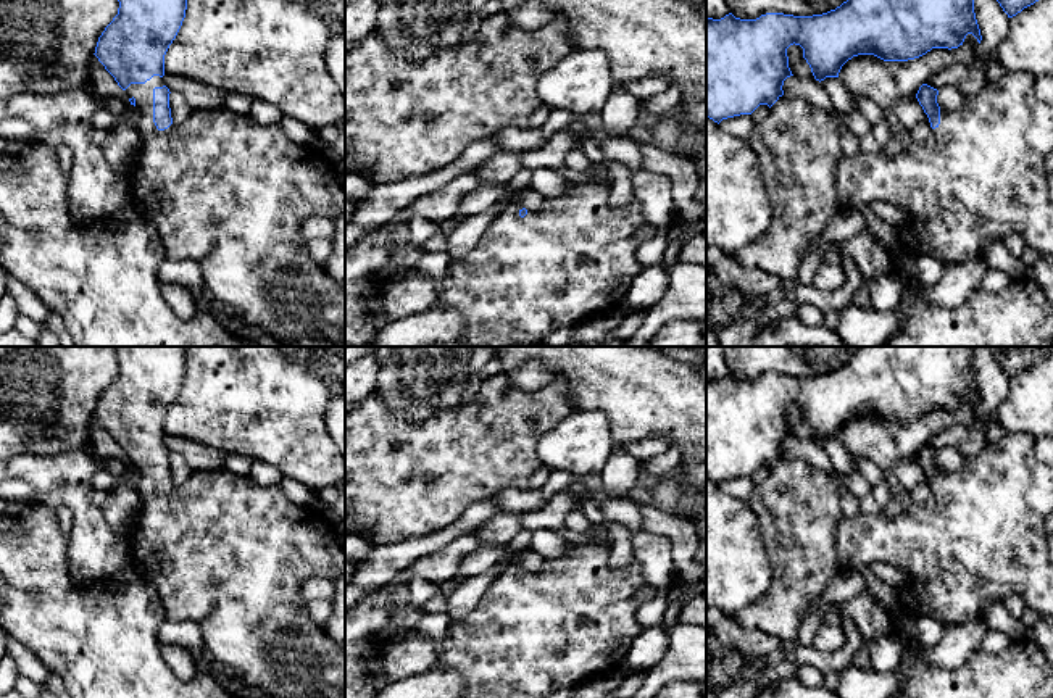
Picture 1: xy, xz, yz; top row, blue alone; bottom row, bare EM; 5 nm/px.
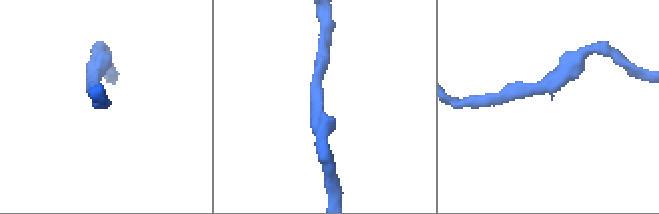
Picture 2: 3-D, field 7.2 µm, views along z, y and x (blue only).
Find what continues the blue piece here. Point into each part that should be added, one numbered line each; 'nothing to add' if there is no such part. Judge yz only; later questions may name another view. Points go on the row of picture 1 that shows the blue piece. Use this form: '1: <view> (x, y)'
1: yz (981, 174)

